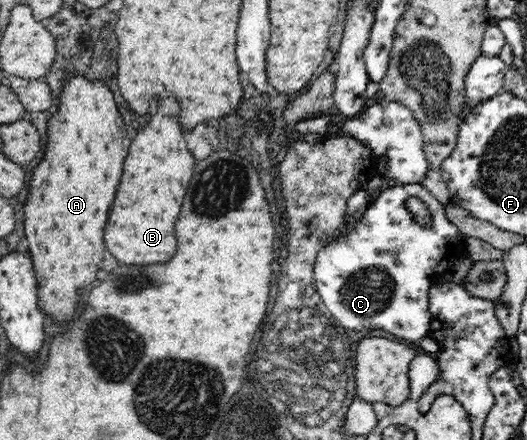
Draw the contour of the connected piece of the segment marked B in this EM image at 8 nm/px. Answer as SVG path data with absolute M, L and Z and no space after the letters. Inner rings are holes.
M173 96L161 98L157 104L157 114L151 116L149 124L141 128L131 142L123 164L123 176L105 226L105 246L119 262L167 262L169 256L175 254L177 240L173 226L197 161L191 152L187 152L179 126L179 112L179 104Z

